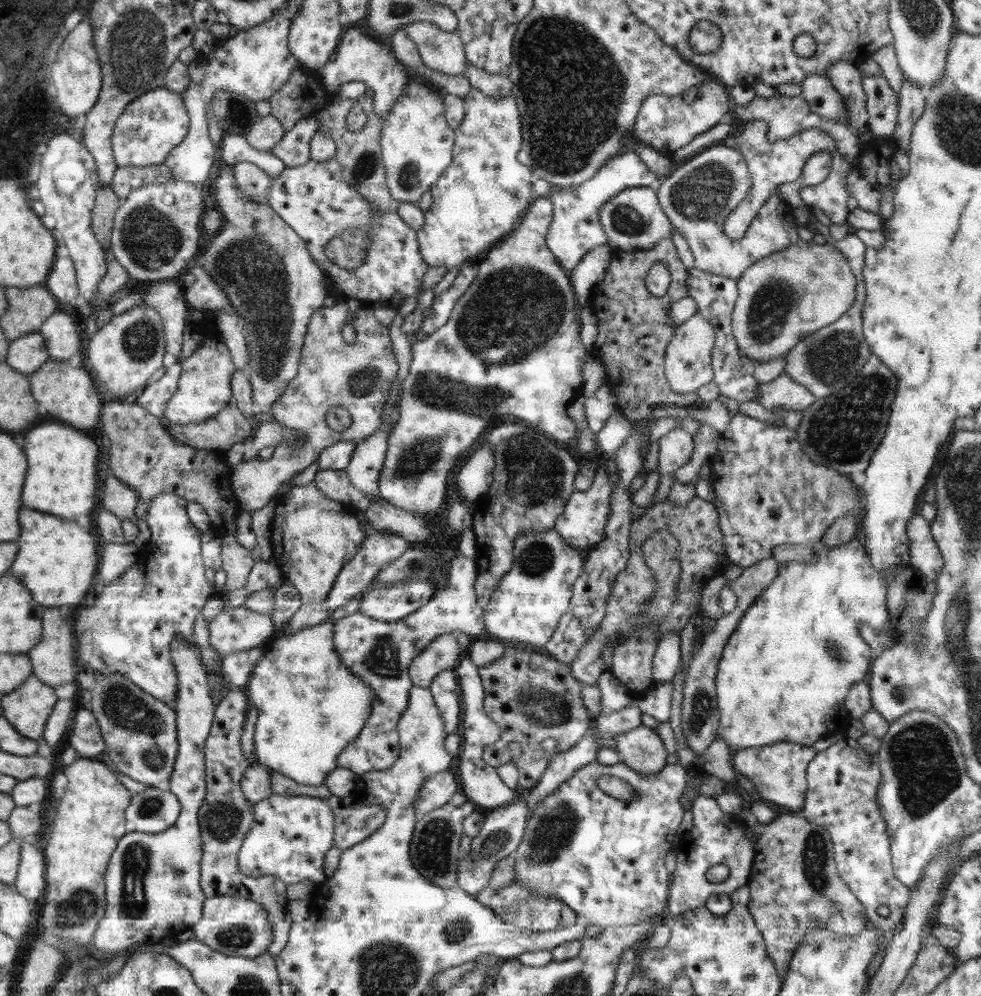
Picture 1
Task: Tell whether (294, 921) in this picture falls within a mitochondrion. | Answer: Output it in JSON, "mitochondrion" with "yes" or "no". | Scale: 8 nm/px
{"mitochondrion":"no"}

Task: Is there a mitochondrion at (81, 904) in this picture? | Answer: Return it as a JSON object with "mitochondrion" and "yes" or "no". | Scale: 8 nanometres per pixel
{"mitochondrion":"yes"}

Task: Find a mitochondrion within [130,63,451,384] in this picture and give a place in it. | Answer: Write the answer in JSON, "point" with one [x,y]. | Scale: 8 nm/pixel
{"point":[410,175]}

